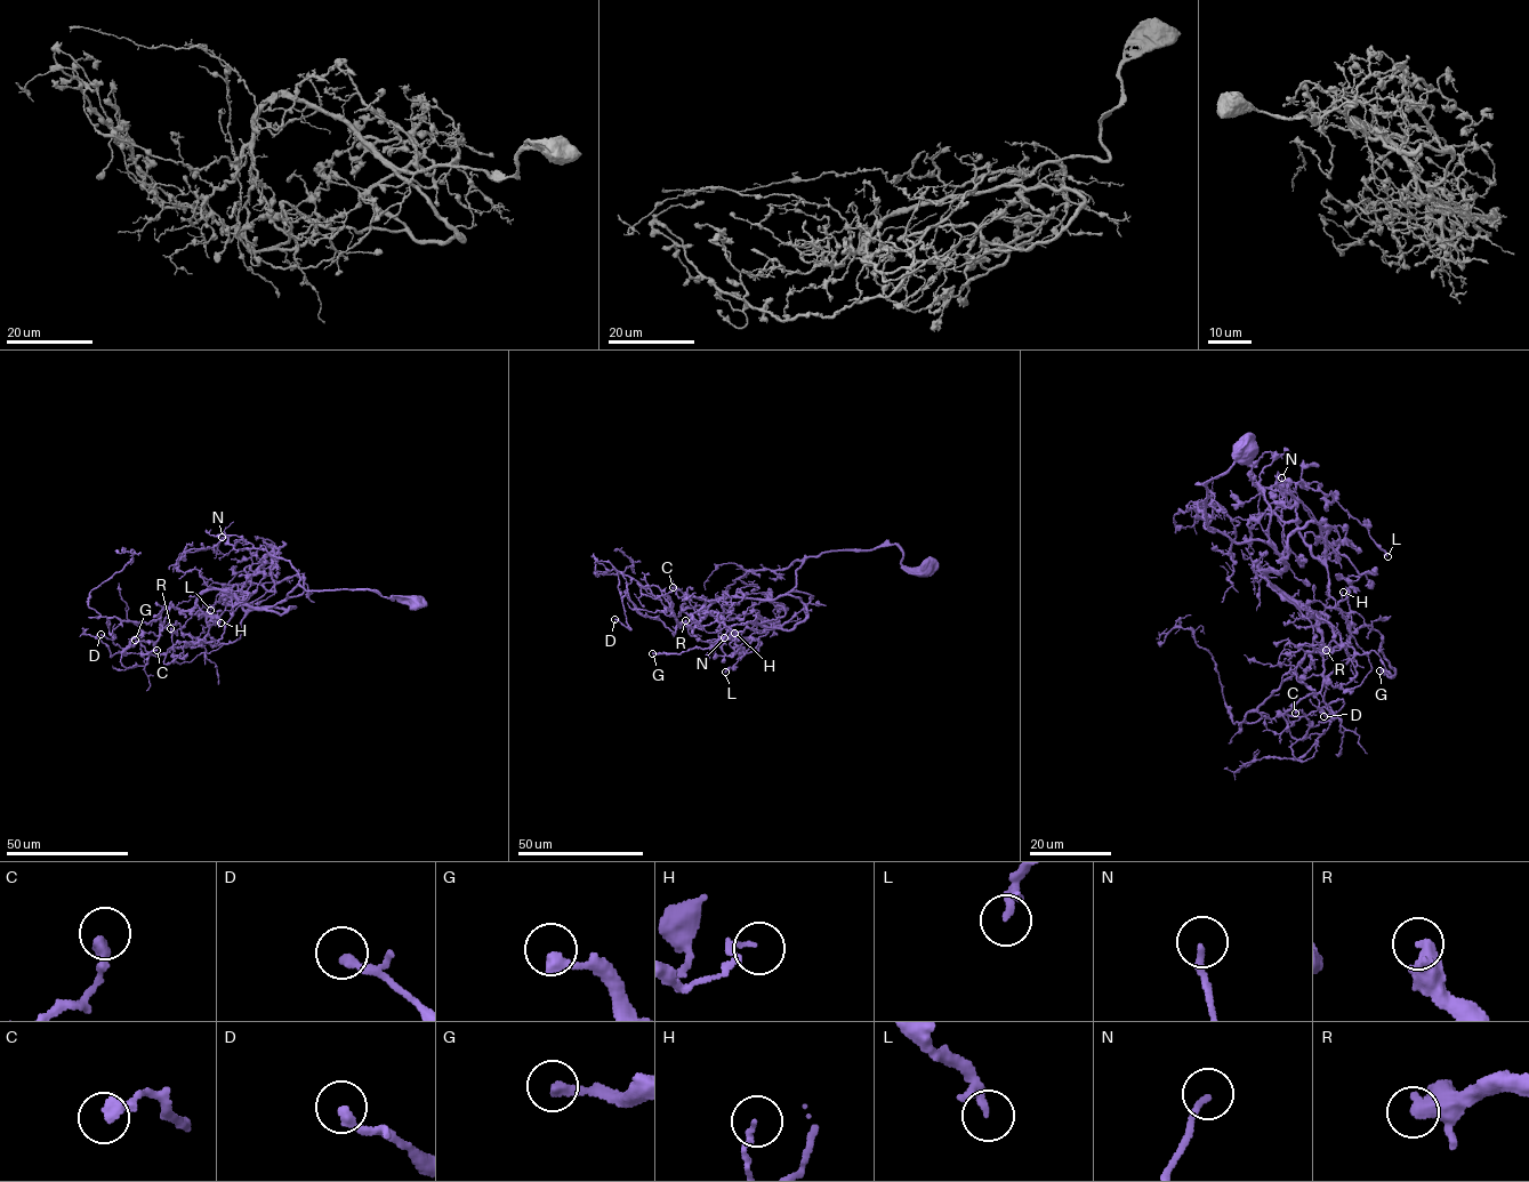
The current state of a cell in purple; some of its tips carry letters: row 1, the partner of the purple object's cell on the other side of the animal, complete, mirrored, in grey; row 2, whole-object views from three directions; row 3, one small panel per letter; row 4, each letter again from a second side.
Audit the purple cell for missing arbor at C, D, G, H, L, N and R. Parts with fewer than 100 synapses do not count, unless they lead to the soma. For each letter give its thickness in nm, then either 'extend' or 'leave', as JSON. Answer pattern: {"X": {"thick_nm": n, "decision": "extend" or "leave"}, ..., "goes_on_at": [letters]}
{"C": {"thick_nm": 360, "decision": "leave"}, "D": {"thick_nm": 260, "decision": "leave"}, "G": {"thick_nm": 320, "decision": "extend"}, "H": {"thick_nm": 100, "decision": "leave"}, "L": {"thick_nm": 240, "decision": "leave"}, "N": {"thick_nm": 170, "decision": "leave"}, "R": {"thick_nm": 480, "decision": "leave"}, "goes_on_at": ["G"]}

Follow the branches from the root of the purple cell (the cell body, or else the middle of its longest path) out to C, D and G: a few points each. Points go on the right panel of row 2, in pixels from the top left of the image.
C: (1245, 444), (1205, 519), (1270, 546), (1266, 580), (1321, 612), (1322, 686), (1284, 717), (1301, 739), (1295, 713)
D: (1245, 444), (1207, 528), (1285, 561), (1266, 580), (1321, 649), (1245, 720), (1343, 701), (1324, 716)
G: (1245, 444), (1204, 485), (1207, 528), (1282, 562), (1329, 525), (1329, 595), (1379, 634), (1379, 670)

